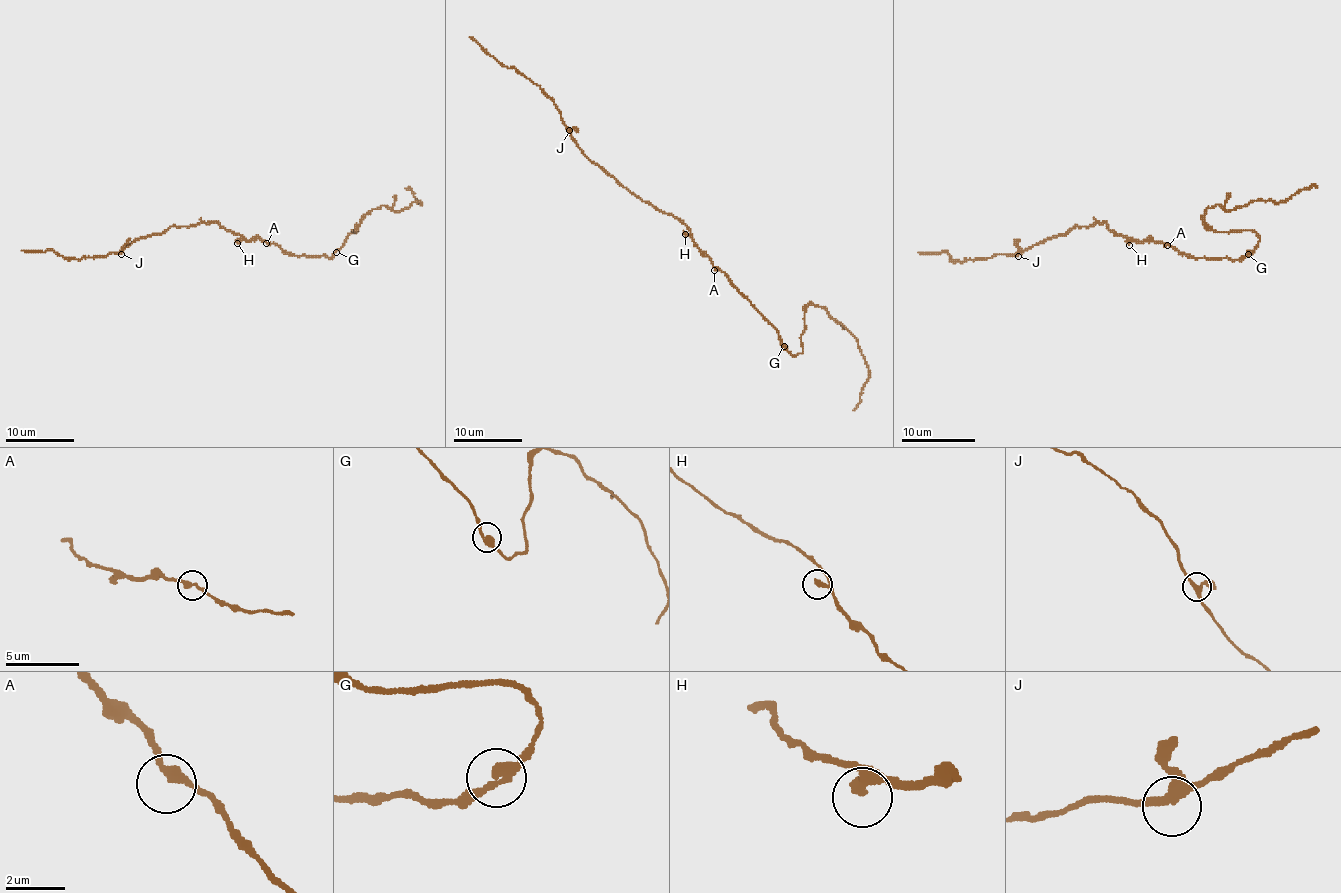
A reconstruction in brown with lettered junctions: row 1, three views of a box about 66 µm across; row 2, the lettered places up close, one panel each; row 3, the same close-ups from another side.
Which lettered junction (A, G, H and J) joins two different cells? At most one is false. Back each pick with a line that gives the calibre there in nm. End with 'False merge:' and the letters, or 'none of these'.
False merge: none of these

